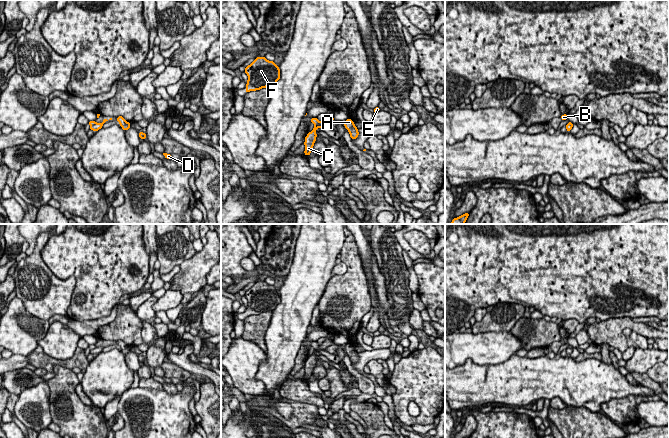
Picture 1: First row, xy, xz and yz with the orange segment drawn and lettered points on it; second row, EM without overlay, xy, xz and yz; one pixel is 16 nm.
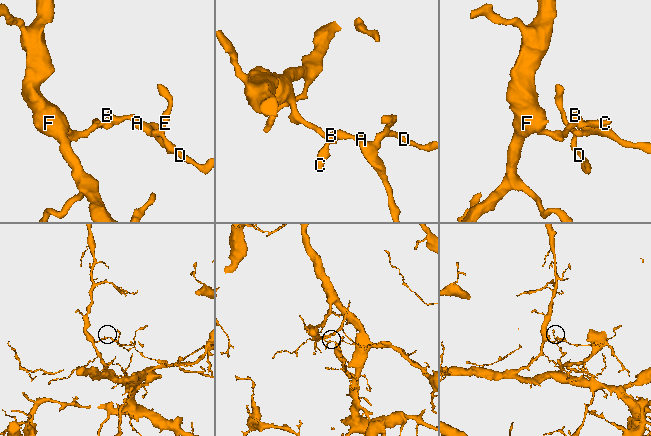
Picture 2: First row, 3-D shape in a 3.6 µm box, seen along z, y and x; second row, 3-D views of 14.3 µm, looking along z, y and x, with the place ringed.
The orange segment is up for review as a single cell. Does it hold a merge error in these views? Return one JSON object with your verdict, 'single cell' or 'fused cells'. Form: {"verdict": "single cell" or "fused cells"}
{"verdict": "fused cells"}

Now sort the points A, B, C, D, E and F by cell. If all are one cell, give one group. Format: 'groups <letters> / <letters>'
groups A B C D E / F

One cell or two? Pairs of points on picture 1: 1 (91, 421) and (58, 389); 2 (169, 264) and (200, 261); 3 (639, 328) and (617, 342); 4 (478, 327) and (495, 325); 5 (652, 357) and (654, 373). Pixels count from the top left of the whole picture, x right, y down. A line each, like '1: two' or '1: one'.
1: one
2: two
3: one
4: one
5: two

